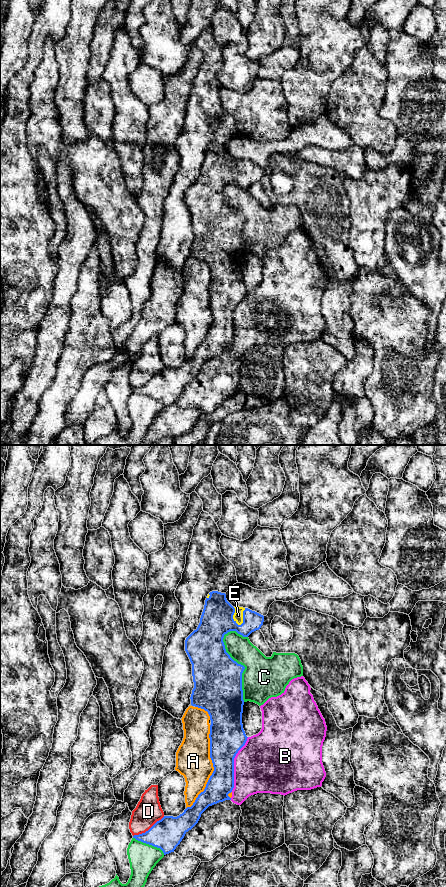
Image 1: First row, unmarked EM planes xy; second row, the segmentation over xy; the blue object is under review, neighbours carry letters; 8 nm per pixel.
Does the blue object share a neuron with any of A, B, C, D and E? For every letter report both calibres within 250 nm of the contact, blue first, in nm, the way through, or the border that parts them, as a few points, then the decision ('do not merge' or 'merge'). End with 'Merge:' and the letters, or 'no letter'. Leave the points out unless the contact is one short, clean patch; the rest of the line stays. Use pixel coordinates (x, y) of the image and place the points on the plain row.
A: 260 nm thick on the blue side, 280 nm on the other; do not merge
B: 280 nm thick on the blue side, 460 nm on the other; do not merge
C: 380 nm thick on the blue side, 340 nm on the other; do not merge
D: 260 nm thick on the blue side, 220 nm on the other; do not merge
E: 260 nm thick on the blue side, 80 nm on the other; merge
Merge: E

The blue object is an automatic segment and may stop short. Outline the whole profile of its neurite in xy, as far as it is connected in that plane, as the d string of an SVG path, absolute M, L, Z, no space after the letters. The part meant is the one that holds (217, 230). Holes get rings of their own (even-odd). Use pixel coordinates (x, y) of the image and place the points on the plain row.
M212 143L208 146L200 175L185 192L185 203L192 216L194 240L191 246L191 257L208 264L210 277L210 310L214 323L206 339L196 350L191 359L187 359L177 369L164 368L145 385L134 387L138 393L160 400L164 407L174 404L185 386L199 373L201 366L209 359L225 352L234 340L234 310L245 297L247 288L243 281L243 242L242 225L245 219L234 213L226 204L223 194L224 187L236 183L243 189L259 182L264 168L248 160L233 159L226 151L226 146Z

